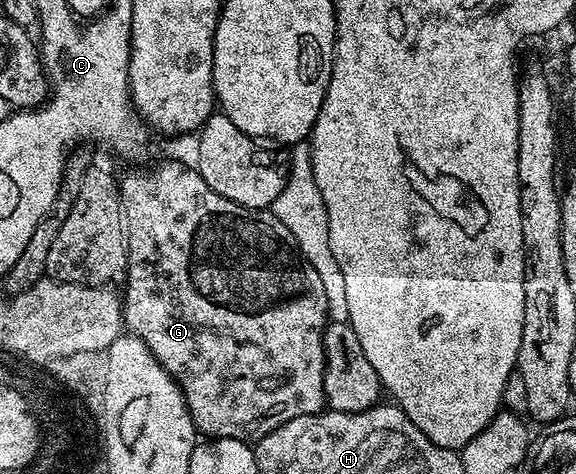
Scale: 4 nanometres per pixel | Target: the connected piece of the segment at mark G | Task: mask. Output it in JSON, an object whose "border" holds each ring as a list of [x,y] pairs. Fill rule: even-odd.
{"border":[[[163,161],[148,173],[131,173],[124,181],[120,180],[118,186],[127,239],[125,274],[127,290],[122,290],[121,293],[123,324],[126,332],[130,336],[140,337],[145,347],[149,347],[149,351],[154,355],[155,362],[170,377],[175,378],[183,398],[187,400],[187,407],[191,410],[191,418],[196,430],[207,439],[228,437],[251,443],[264,437],[266,433],[273,432],[277,427],[289,423],[291,419],[320,412],[325,405],[323,331],[329,324],[325,283],[321,283],[321,275],[313,271],[311,264],[304,261],[289,227],[285,227],[281,219],[277,219],[274,213],[266,209],[246,209],[225,199],[225,195],[217,195],[217,191],[213,191],[213,187],[209,187],[205,179],[201,179],[198,168],[183,169],[179,161]]]}

